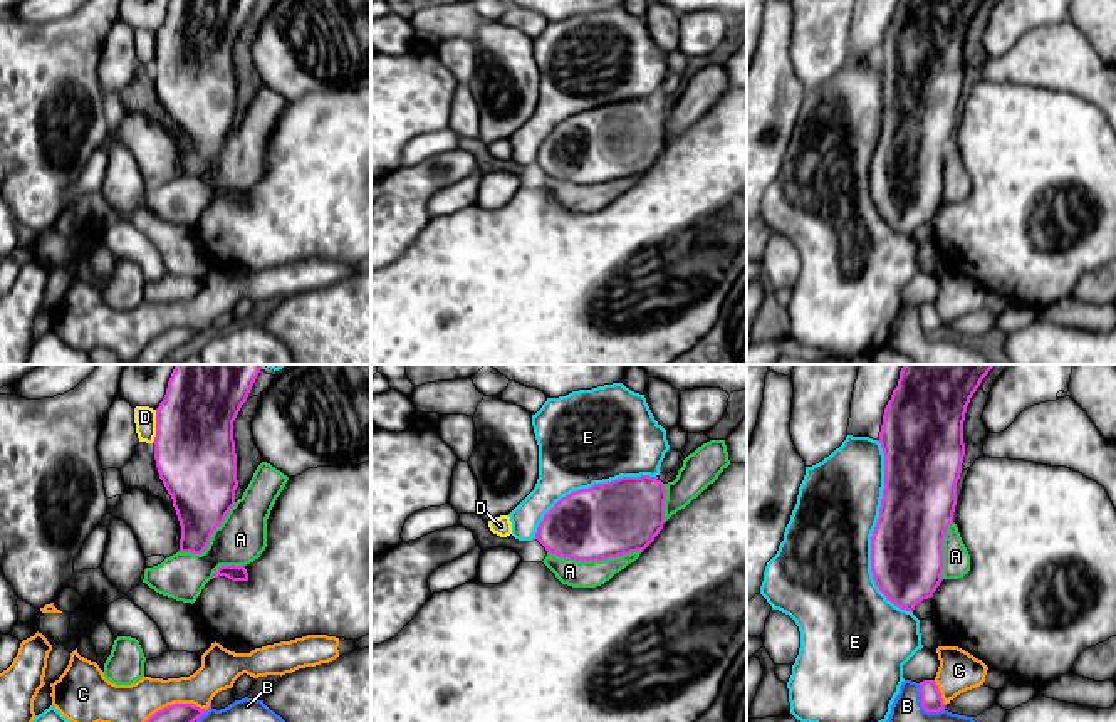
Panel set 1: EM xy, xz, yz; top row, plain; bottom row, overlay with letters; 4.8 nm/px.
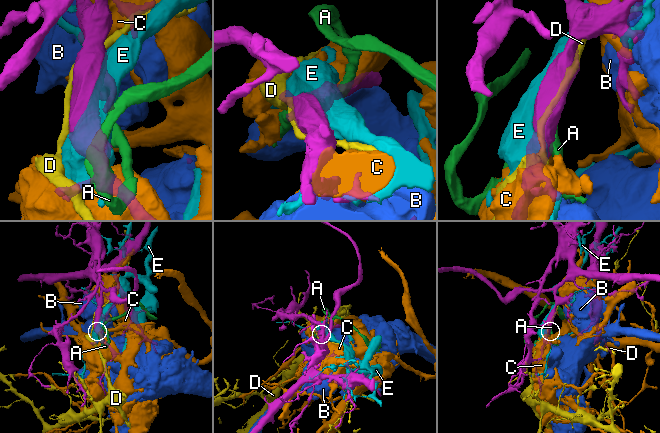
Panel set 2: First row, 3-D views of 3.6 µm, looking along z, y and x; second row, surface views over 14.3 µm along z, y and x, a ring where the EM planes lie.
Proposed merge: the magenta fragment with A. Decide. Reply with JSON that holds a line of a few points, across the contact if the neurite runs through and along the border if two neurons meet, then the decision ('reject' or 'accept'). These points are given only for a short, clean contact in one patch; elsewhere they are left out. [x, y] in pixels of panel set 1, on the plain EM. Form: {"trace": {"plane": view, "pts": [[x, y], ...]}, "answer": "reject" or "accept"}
{"answer": "reject"}

